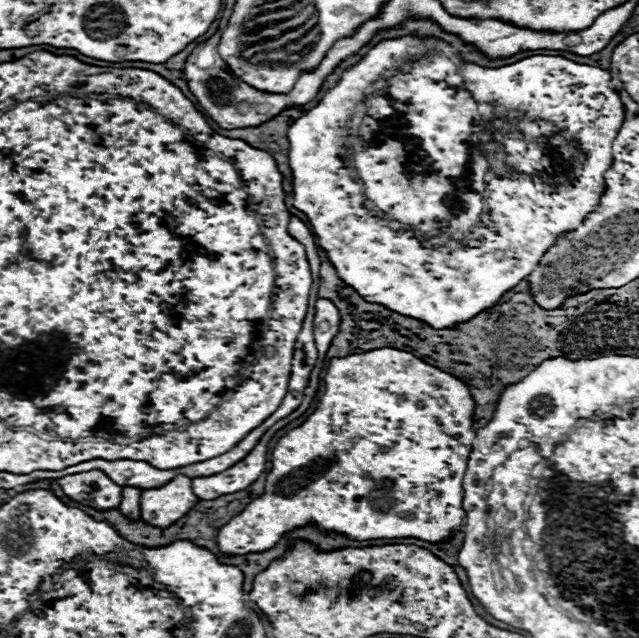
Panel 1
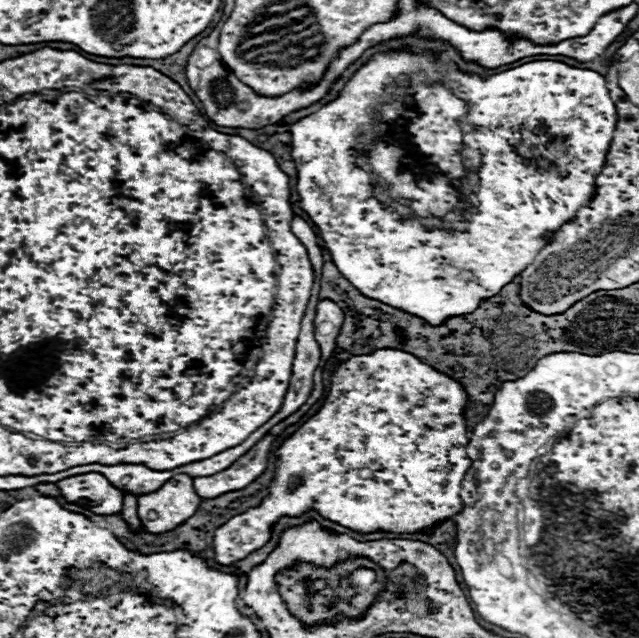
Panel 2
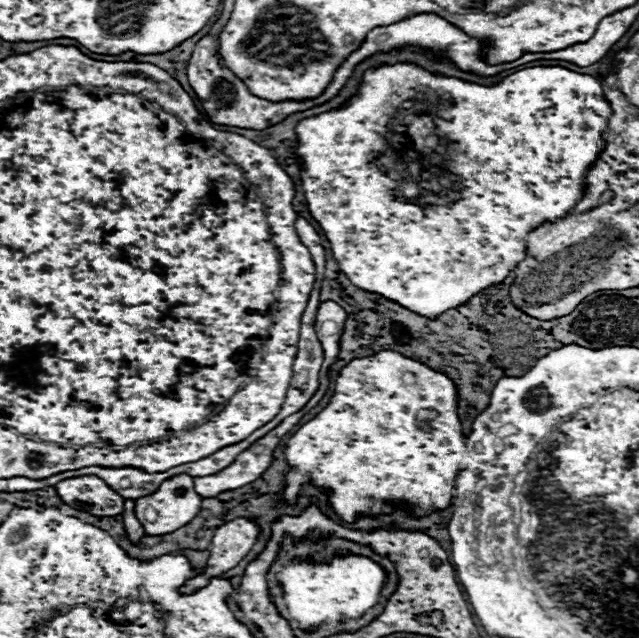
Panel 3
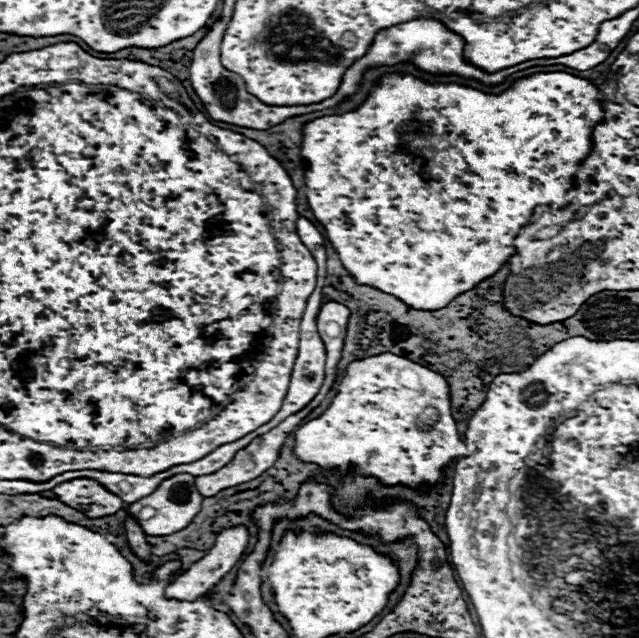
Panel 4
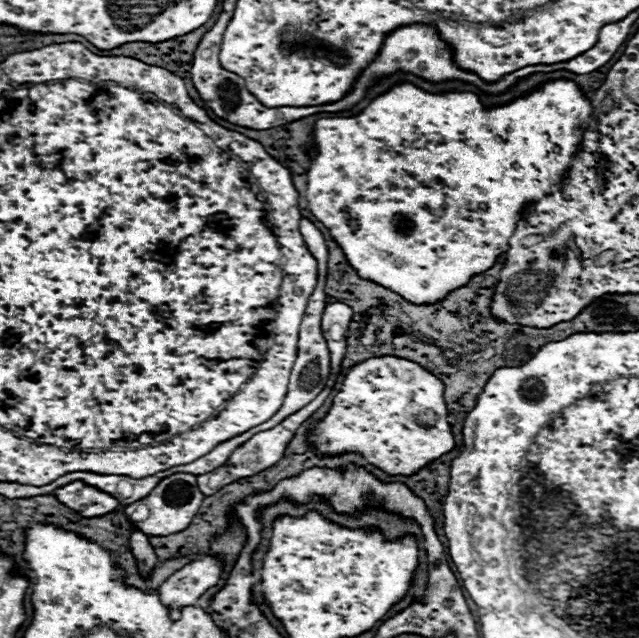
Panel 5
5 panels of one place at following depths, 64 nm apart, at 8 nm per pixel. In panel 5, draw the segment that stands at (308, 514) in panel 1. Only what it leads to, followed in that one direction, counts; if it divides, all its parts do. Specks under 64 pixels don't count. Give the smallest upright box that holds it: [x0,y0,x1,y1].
[160,356,456,620]

